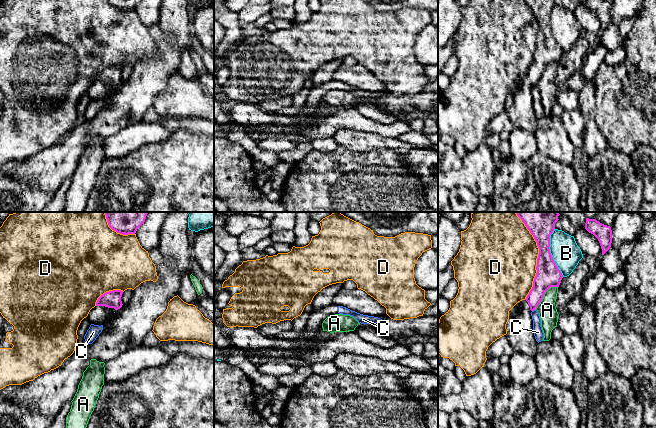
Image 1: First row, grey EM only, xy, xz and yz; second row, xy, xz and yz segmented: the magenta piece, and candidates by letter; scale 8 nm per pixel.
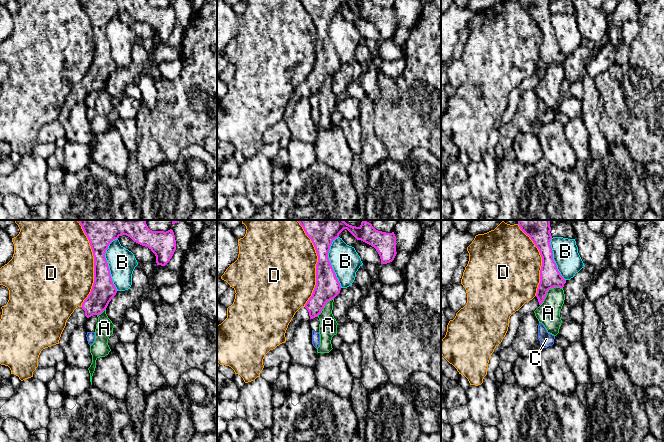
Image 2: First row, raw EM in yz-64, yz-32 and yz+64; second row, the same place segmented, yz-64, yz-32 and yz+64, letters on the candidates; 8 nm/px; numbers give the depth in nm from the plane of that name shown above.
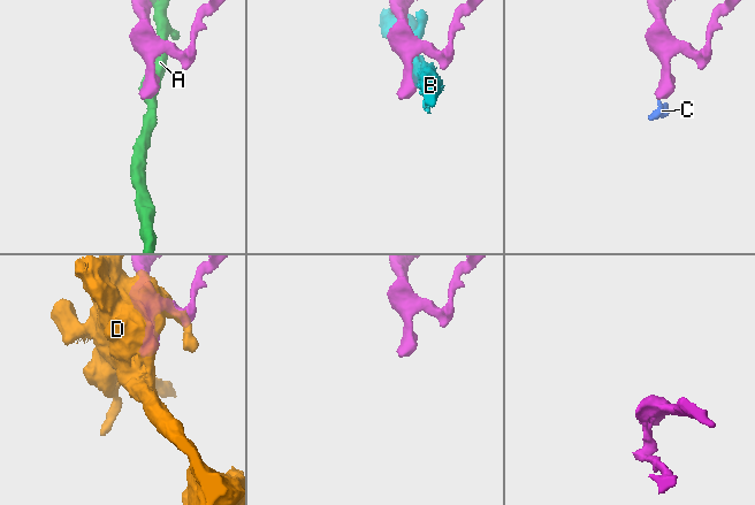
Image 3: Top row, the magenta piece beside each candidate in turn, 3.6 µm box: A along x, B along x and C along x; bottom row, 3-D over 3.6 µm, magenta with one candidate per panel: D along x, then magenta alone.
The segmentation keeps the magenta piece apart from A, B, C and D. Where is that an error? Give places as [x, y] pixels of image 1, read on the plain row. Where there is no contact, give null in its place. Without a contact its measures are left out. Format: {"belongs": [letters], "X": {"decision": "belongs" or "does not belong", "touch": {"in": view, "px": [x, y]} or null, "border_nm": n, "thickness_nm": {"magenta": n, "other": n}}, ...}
{"belongs": [], "A": {"decision": "does not belong", "touch": {"in": "yz", "px": [543, 71]}, "border_nm": 260, "thickness_nm": {"magenta": 200, "other": 150}}, "B": {"decision": "does not belong", "touch": {"in": "yz", "px": [549, 28]}, "border_nm": 400, "thickness_nm": {"magenta": 200, "other": 220}}, "C": {"decision": "does not belong", "touch": {"in": "yz", "px": [533, 86]}, "border_nm": 40, "thickness_nm": {"magenta": 150, "other": 80}}, "D": {"decision": "does not belong", "touch": {"in": "yz", "px": [537, 38]}, "border_nm": 600, "thickness_nm": {"magenta": 200, "other": 500}}}

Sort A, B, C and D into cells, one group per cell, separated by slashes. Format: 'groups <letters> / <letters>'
groups A / B / C / D

